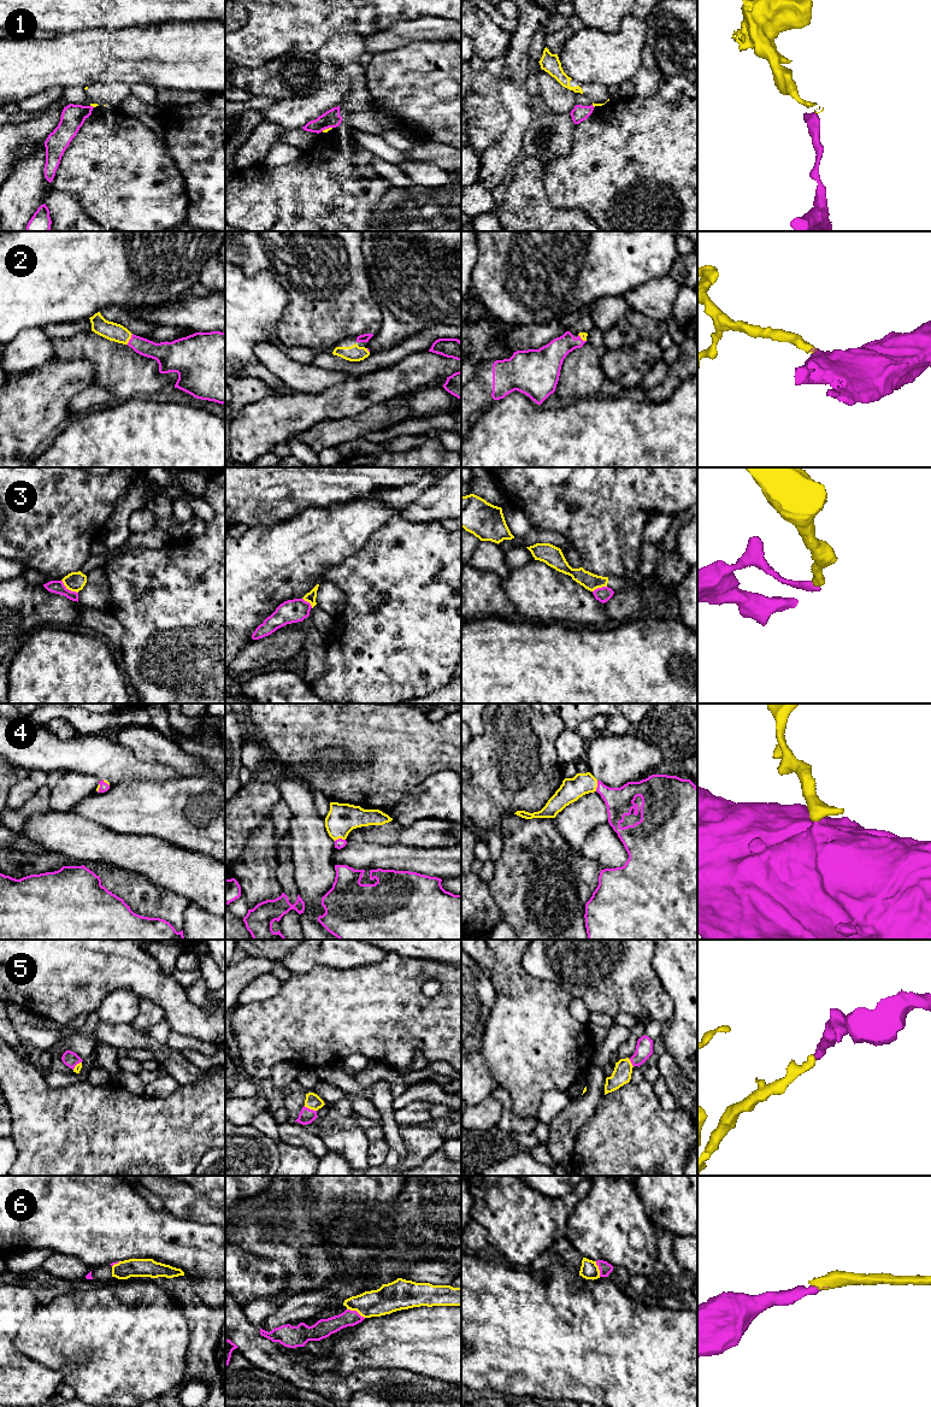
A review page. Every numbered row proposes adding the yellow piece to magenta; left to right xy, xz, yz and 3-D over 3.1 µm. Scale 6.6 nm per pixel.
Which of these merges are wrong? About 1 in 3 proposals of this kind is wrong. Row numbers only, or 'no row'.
1, 3

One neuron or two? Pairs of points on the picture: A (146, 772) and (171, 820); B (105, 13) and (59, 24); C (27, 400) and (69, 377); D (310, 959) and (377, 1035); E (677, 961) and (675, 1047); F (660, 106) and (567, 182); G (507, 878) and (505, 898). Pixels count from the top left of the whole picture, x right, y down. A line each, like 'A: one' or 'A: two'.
A: two
B: one
C: one
D: two
E: one
F: one
G: one

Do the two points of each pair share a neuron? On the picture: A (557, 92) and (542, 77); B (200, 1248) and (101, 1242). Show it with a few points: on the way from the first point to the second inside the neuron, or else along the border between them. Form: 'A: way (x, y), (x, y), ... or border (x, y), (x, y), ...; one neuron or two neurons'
A: way (553, 88), (546, 81); one neuron
B: way (176, 1244), (168, 1242), (125, 1242); one neuron

